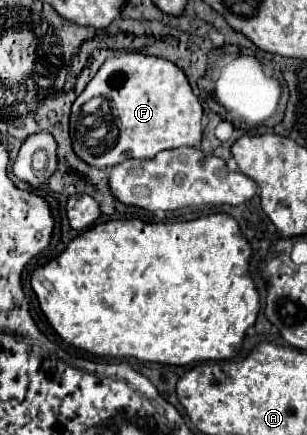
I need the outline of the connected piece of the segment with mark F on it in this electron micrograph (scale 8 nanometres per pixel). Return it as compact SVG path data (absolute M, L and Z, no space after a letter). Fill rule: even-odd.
M124 54L118 58L108 58L98 74L90 80L86 90L76 98L72 106L72 118L70 118L70 136L74 144L74 152L78 158L82 158L86 164L94 168L108 168L124 162L126 158L154 158L162 150L180 148L180 146L192 146L198 148L202 142L202 116L204 108L200 100L194 96L192 86L174 62L158 56L148 54ZM94 98L100 98L98 106L92 114L84 114L82 106Z

